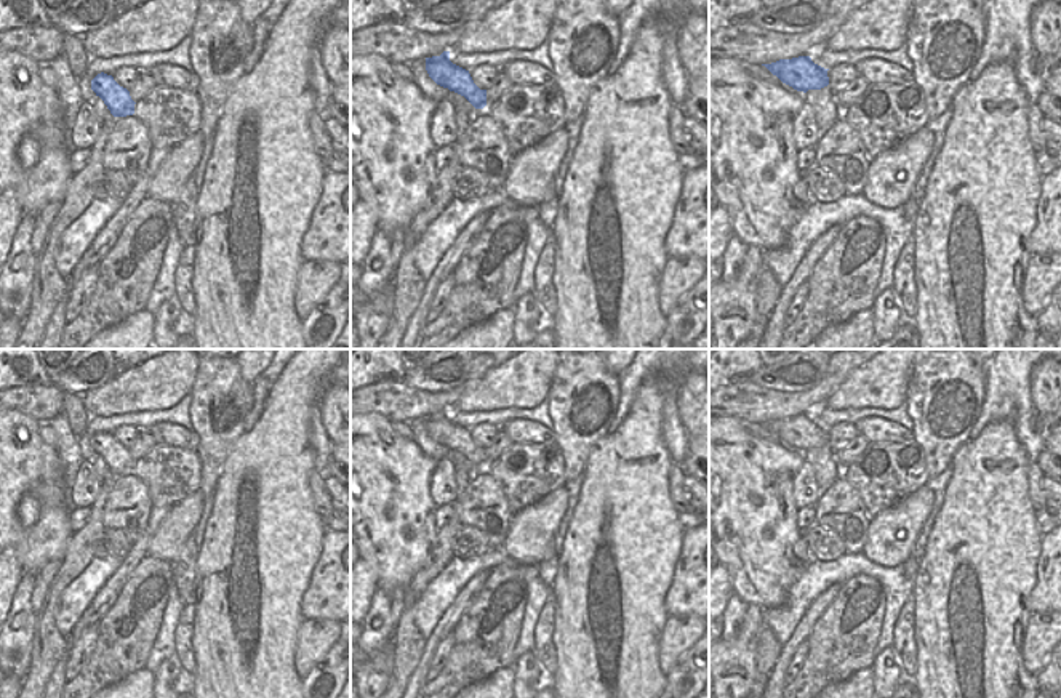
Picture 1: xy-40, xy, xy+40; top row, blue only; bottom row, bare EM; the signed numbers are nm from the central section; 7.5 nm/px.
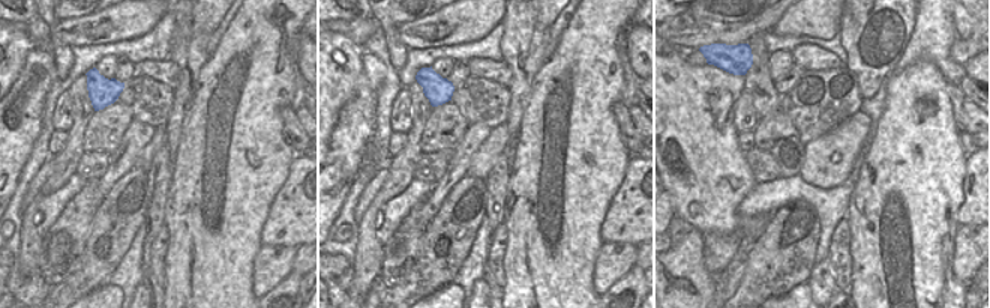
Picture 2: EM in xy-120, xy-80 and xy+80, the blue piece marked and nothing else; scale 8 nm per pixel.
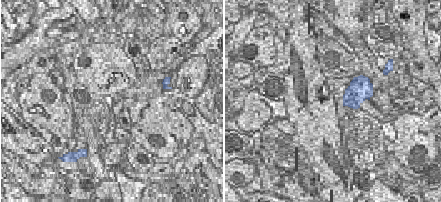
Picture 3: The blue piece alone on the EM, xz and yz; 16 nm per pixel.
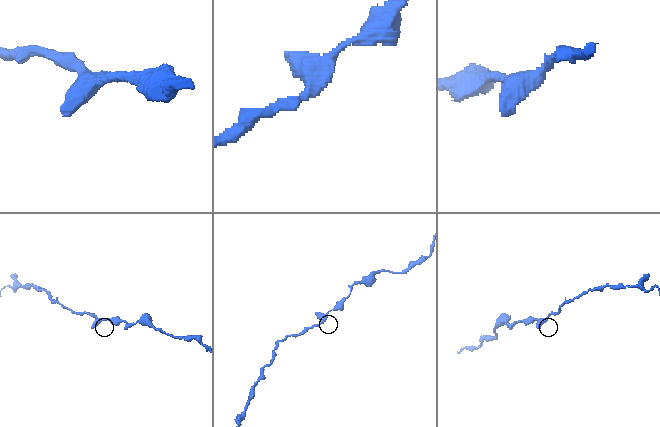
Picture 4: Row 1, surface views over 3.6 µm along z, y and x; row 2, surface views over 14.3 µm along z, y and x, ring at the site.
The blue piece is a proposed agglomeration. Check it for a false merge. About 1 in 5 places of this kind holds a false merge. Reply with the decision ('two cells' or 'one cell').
one cell

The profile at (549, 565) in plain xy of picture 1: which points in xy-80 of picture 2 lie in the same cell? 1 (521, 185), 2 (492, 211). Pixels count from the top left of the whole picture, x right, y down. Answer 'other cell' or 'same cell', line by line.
1: other cell
2: same cell

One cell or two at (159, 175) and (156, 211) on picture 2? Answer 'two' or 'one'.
one

